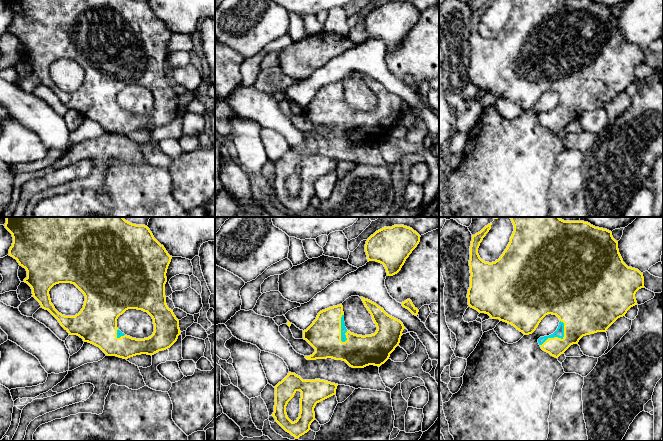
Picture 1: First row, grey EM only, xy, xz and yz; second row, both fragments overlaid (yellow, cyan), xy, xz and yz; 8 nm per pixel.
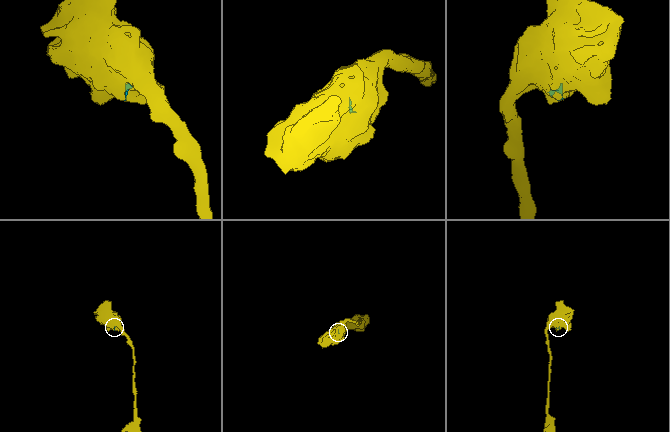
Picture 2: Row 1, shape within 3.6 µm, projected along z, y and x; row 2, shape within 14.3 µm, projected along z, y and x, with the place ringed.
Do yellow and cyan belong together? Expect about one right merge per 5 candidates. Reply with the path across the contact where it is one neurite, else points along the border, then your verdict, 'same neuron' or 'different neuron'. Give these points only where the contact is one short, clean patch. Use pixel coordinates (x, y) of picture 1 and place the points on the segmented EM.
same neuron

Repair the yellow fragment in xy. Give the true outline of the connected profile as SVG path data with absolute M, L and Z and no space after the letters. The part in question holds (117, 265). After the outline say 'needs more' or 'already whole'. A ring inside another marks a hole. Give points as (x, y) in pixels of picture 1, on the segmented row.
M6 217L5 228L12 234L13 243L9 249L9 256L17 260L20 266L26 269L27 277L23 282L27 283L32 289L32 297L34 297L45 310L48 310L60 323L60 325L69 333L69 335L77 335L84 342L91 343L99 347L107 356L116 356L123 359L147 354L155 353L170 348L178 339L181 331L179 328L179 320L169 309L166 304L165 284L167 282L167 269L171 262L172 256L168 254L163 245L161 245L153 236L150 229L145 225L136 225L126 221L123 217ZM59 283L74 284L85 296L85 301L81 311L75 316L65 316L59 313L51 303L49 291ZM128 309L137 309L147 312L153 319L154 332L144 339L136 339L125 335L117 328L117 319Z; needs more

